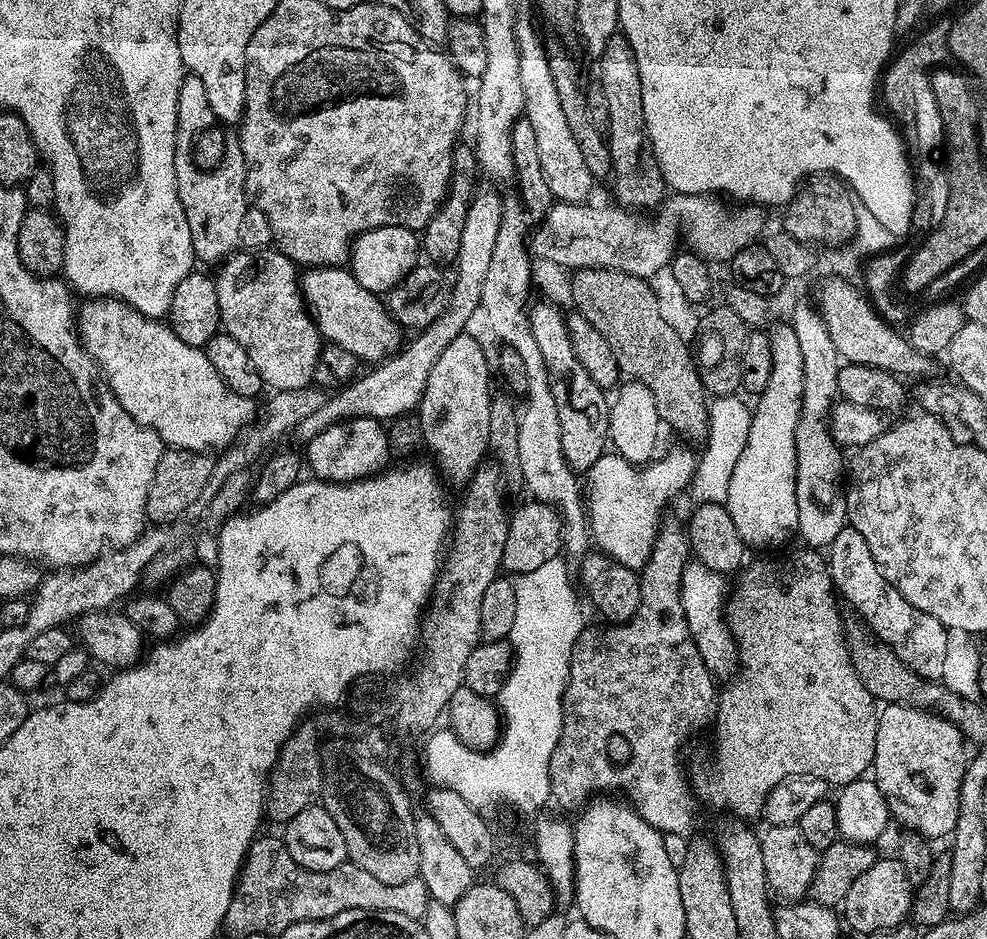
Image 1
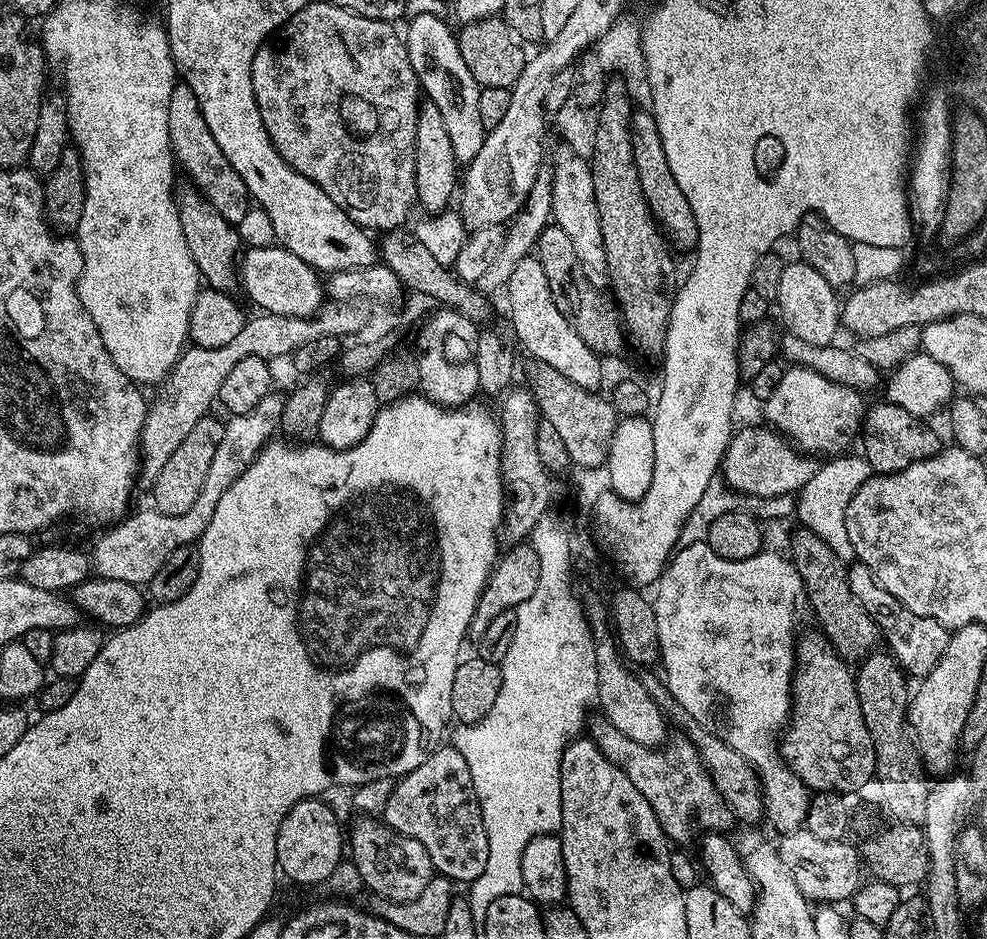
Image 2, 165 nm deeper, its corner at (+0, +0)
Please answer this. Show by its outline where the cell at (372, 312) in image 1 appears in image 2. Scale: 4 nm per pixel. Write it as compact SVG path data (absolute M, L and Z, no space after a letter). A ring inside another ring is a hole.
M279 246L248 248L238 260L238 284L257 304L261 313L270 316L315 317L326 300L326 288L321 273L317 272L298 254Z

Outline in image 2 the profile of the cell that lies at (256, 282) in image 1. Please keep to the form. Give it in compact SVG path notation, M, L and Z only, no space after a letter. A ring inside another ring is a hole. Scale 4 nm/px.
M189 190L185 196L179 197L180 221L182 234L186 234L186 246L190 246L190 254L198 266L203 283L209 288L217 288L220 292L231 293L238 284L238 257L242 252L240 235L230 221L222 218L214 206L208 204L207 198L195 190Z

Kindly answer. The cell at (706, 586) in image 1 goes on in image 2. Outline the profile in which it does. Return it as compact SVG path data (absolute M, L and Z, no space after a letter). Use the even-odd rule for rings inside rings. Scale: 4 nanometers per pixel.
M700 543L687 546L685 549L677 551L668 561L668 567L665 568L654 591L654 607L656 617L658 618L658 642L660 643L660 664L664 668L664 680L666 692L669 697L680 703L680 708L685 712L688 720L698 722L707 732L714 734L726 746L738 750L742 758L754 769L760 778L760 788L764 791L764 816L780 834L792 831L798 831L805 827L807 818L807 808L810 799L810 789L800 781L799 777L788 767L783 756L780 755L780 746L778 741L782 736L782 729L788 723L788 717L792 715L792 674L796 671L796 650L798 647L798 631L796 632L796 611L805 599L804 583L798 574L795 564L787 555L779 556L776 552L762 550L754 558L745 560L731 560L722 558L710 550L710 546Z

